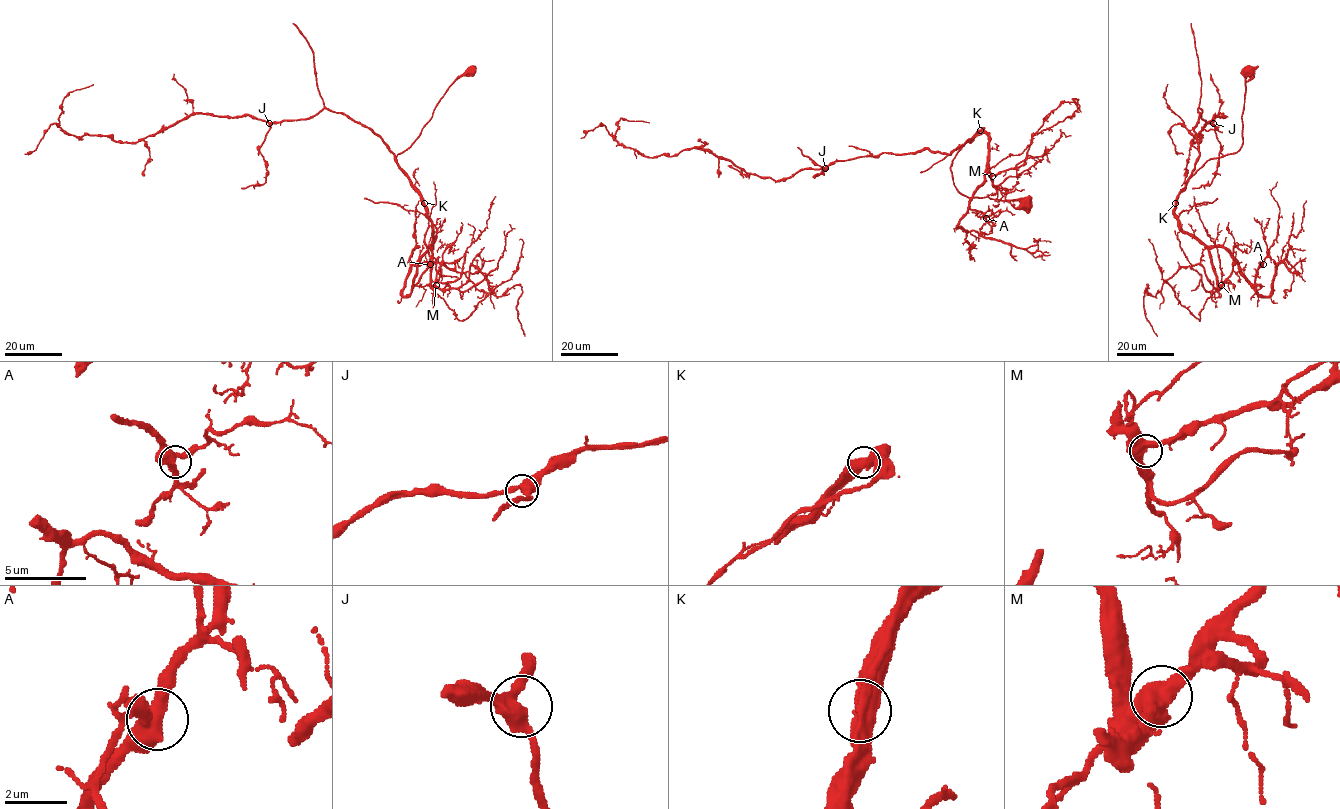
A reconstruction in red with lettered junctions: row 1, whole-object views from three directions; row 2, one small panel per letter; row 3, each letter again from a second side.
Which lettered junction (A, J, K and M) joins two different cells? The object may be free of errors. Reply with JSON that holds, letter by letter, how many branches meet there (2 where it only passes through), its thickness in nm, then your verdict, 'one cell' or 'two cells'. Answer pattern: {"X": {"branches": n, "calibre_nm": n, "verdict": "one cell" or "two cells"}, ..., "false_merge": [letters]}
{"A": {"branches": 3, "calibre_nm": 440, "verdict": "one cell"}, "J": {"branches": 3, "calibre_nm": 400, "verdict": "one cell"}, "K": {"branches": 3, "calibre_nm": 440, "verdict": "one cell"}, "M": {"branches": 3, "calibre_nm": 500, "verdict": "one cell"}, "false_merge": []}

